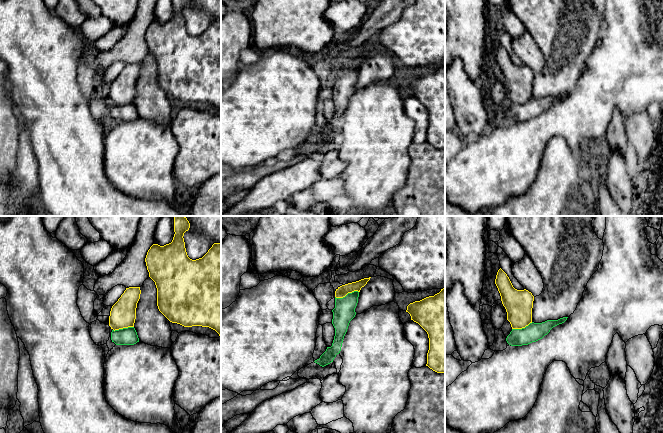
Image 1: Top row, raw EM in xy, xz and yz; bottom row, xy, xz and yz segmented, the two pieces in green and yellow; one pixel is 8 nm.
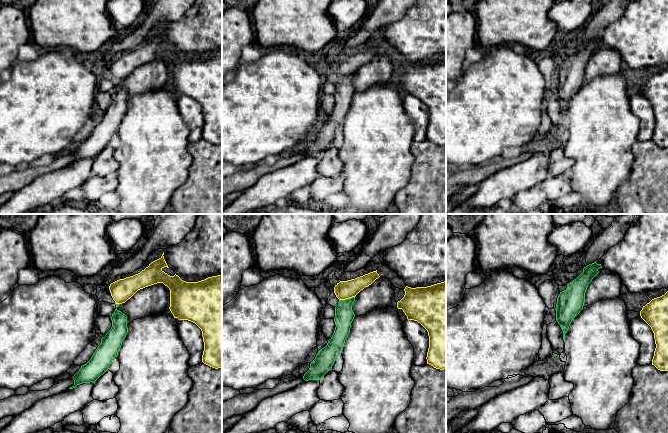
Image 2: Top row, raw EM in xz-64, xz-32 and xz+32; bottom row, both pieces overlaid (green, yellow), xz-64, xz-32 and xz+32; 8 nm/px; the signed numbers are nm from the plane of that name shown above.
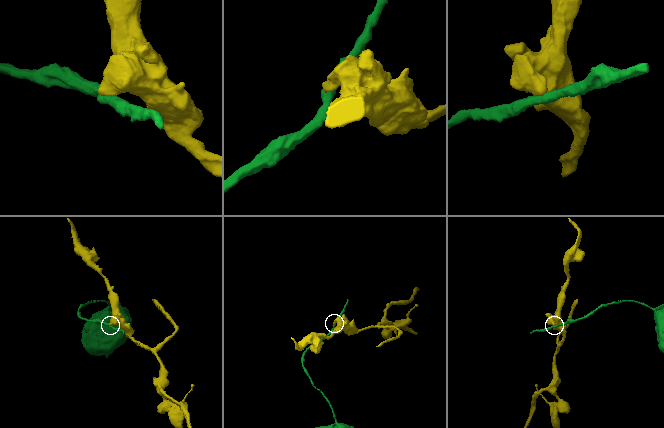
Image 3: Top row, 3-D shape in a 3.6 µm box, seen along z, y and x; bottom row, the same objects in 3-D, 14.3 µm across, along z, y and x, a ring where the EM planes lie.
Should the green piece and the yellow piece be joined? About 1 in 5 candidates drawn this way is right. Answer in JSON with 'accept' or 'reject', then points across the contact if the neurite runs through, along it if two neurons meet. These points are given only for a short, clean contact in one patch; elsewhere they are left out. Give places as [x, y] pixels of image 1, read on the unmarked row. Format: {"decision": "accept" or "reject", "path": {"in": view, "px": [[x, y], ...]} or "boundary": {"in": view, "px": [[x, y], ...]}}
{"decision": "reject", "boundary": {"in": "xz", "px": [[358, 67], [352, 67], [342, 73], [335, 73]]}}

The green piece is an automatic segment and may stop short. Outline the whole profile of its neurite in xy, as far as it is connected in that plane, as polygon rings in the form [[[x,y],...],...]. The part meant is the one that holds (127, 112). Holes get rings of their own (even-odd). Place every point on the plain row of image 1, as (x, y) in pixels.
[[[134,103],[112,106],[111,116],[116,121],[134,121],[139,118],[137,108]]]

